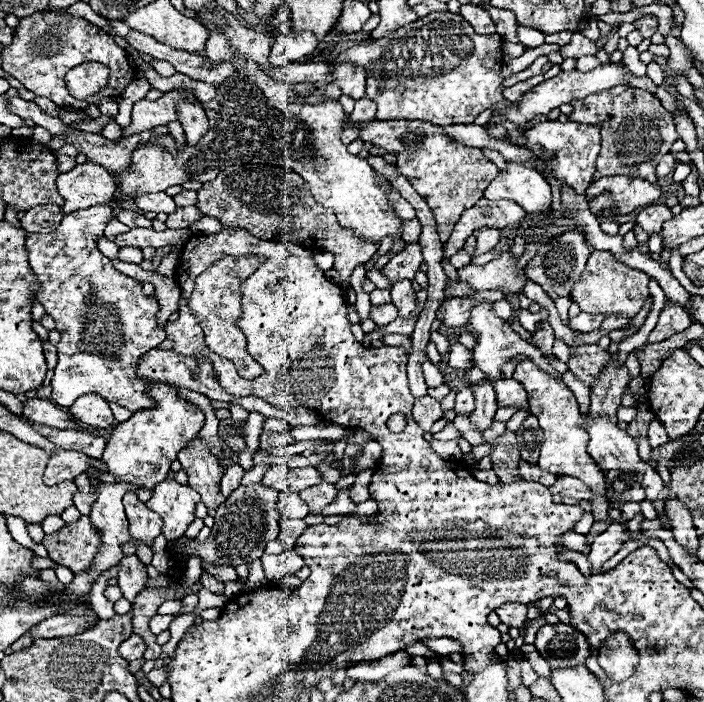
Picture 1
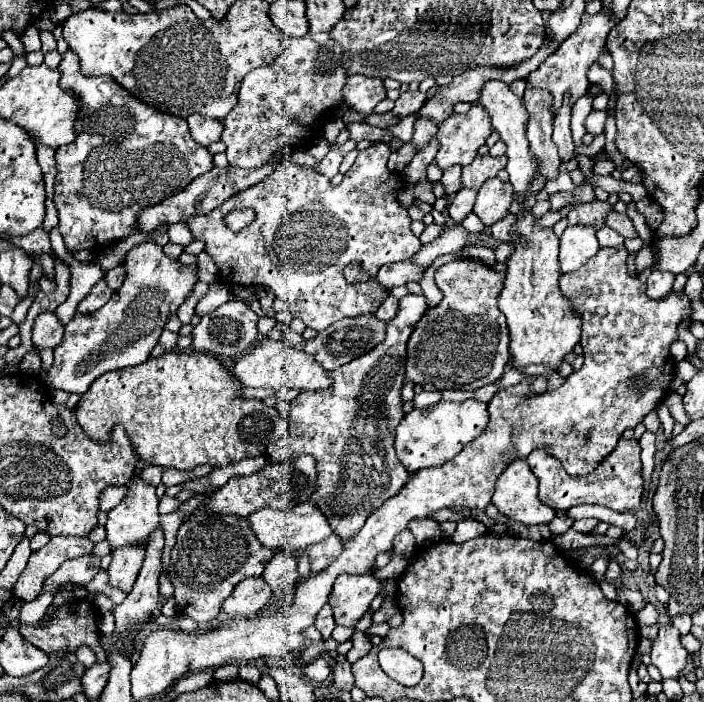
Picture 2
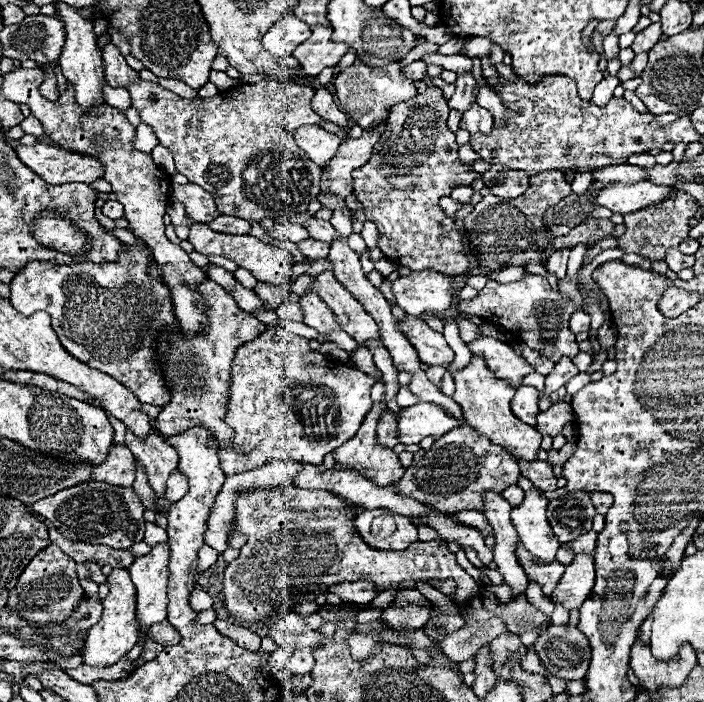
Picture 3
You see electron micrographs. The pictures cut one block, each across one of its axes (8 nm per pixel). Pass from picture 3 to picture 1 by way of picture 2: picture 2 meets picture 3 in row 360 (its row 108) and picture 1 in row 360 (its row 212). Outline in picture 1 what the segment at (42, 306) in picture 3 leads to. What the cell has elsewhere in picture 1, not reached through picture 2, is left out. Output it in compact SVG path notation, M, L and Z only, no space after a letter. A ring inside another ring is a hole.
M104 204L92 206L80 212L70 212L64 216L62 224L50 234L28 234L26 250L30 254L30 268L38 278L40 290L36 292L36 300L44 306L46 314L56 320L56 330L62 340L58 344L58 364L52 378L52 400L58 406L72 406L76 398L82 394L96 392L104 396L108 402L118 402L130 412L148 410L154 406L152 398L144 396L144 390L150 382L136 378L136 364L140 356L148 350L158 348L166 332L156 326L156 312L160 310L156 298L148 298L142 294L142 284L126 274L114 270L112 262L102 256L96 242L104 236L104 228L112 218L112 210ZM100 306L100 314L92 314L90 310Z

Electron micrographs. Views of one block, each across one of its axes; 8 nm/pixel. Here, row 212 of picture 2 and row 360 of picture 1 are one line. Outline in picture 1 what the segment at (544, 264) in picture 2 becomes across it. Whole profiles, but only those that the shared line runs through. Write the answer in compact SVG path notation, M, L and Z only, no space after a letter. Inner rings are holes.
M520 360L516 364L516 372L514 372L512 378L518 380L524 386L524 390L528 392L530 414L538 418L540 428L544 430L544 440L542 440L542 446L540 446L538 466L548 470L548 472L554 472L554 474L564 472L566 476L576 476L576 478L584 480L584 484L588 484L596 492L596 500L590 500L594 518L596 520L606 520L608 518L608 502L604 498L606 472L600 470L598 464L592 460L592 456L586 452L588 434L584 432L584 428L578 426L578 422L582 422L582 414L578 410L574 394L570 392L570 388L564 382L552 378L548 372L542 372L532 360Z

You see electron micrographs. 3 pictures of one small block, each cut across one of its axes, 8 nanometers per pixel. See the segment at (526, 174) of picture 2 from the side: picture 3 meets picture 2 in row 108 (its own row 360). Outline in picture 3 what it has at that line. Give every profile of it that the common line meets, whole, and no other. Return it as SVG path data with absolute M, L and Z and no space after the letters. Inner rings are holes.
M496 338L474 340L474 342L470 342L468 348L474 354L480 354L486 360L488 368L494 372L494 376L500 380L506 380L512 388L522 386L524 376L534 372L534 368L512 350L512 346L508 346L506 342L500 342Z

